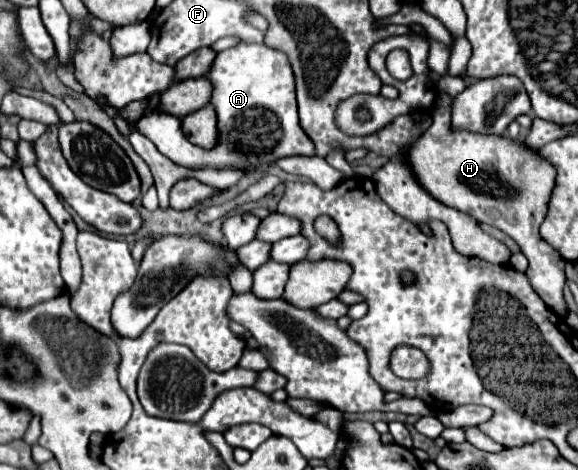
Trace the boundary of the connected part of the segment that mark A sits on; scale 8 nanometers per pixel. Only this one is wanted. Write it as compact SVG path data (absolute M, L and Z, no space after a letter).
M241 42L229 50L217 54L207 78L213 82L211 104L219 118L219 142L213 150L201 150L191 144L175 116L154 111L145 112L137 122L139 132L150 139L159 152L171 162L187 168L259 168L285 156L313 156L313 142L299 126L297 102L295 102L295 76L289 66L289 58L281 50L273 50L265 44Z

